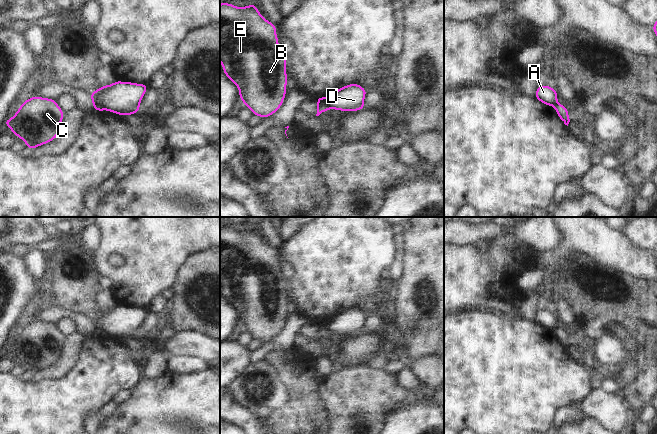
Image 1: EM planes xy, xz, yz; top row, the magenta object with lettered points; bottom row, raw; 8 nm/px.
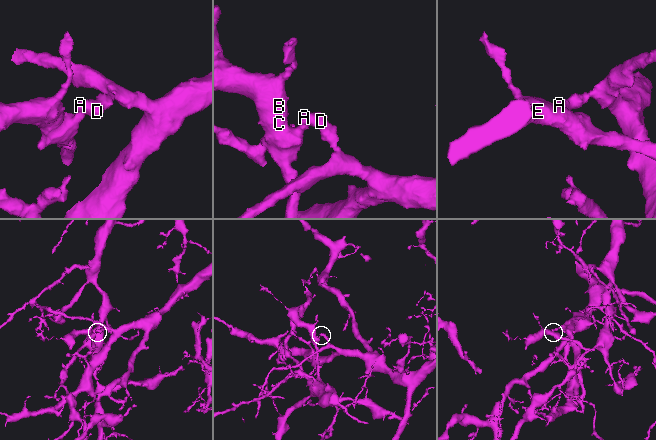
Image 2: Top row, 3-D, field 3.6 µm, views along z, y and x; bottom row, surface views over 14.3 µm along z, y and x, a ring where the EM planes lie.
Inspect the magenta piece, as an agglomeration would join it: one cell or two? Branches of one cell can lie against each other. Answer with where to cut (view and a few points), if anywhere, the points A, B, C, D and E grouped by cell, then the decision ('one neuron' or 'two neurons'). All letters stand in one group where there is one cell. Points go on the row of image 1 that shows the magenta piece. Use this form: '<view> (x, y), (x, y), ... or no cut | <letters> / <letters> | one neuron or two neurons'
xz (318, 103), (323, 103), (329, 107) | A D / B C E | two neurons

